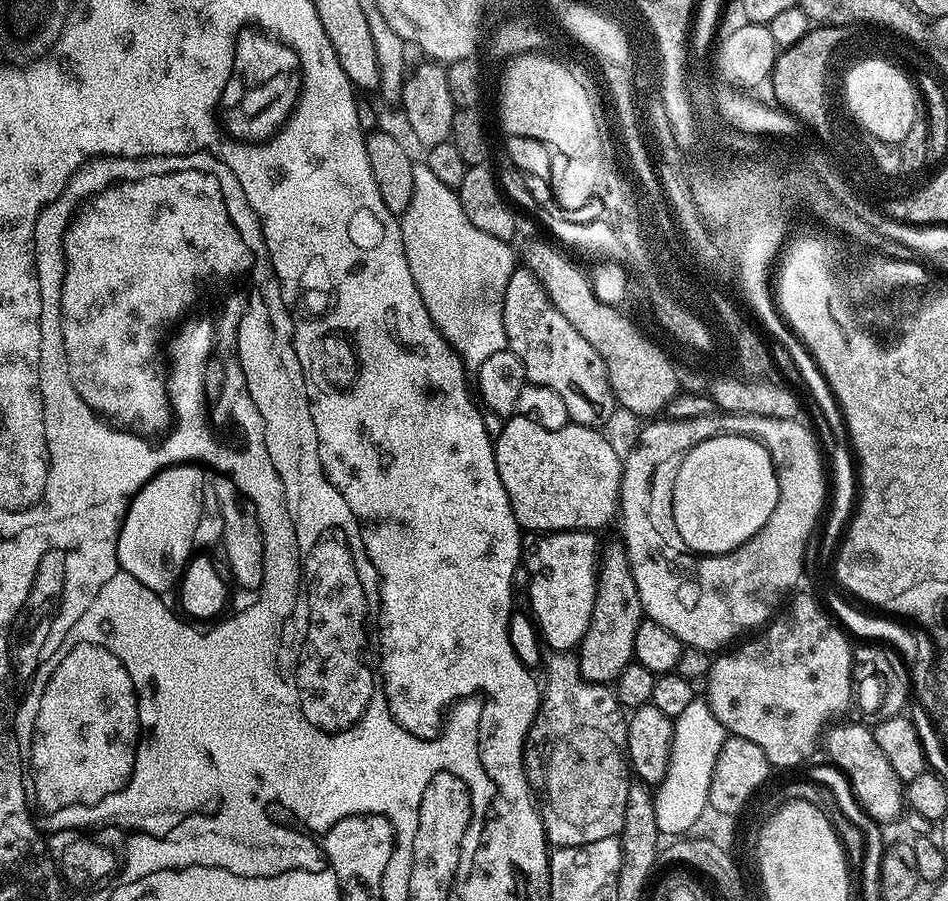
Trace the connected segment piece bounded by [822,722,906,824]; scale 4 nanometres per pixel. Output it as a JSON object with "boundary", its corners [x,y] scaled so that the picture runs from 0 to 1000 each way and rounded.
{"boundary":[[[879,802],[868,814],[867,830],[873,834],[879,850],[887,852],[895,860],[895,870],[899,873],[899,879],[903,882],[908,899],[918,909],[925,910],[928,915],[937,915],[940,910],[949,910],[956,897],[954,886],[956,871],[953,866],[947,863],[947,859],[943,859],[939,846],[935,846],[935,837],[930,837],[930,831],[922,819],[920,808],[915,802],[906,802]]]}

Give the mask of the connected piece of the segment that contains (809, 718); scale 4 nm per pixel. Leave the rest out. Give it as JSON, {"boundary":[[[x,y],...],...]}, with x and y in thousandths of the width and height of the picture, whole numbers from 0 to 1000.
{"boundary":[[[844,661],[835,671],[833,670],[799,705],[803,705],[799,710],[786,709],[776,717],[782,719],[773,718],[756,727],[750,734],[750,741],[745,751],[746,779],[751,785],[751,791],[762,801],[765,814],[787,819],[795,824],[795,828],[804,828],[815,853],[842,851],[860,830],[863,830],[863,822],[871,805],[882,797],[877,795],[892,789],[895,781],[897,786],[901,777],[899,766],[901,719],[900,716],[895,716],[897,710],[890,697],[870,678],[866,667],[864,670],[857,661]]]}

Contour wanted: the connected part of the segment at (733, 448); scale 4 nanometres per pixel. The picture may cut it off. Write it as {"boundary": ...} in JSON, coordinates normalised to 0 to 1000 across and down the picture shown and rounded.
{"boundary":[[[764,481],[745,487],[729,497],[716,518],[709,549],[709,569],[715,593],[735,616],[759,616],[786,604],[800,588],[806,586],[820,560],[820,528],[811,502],[790,484]]]}

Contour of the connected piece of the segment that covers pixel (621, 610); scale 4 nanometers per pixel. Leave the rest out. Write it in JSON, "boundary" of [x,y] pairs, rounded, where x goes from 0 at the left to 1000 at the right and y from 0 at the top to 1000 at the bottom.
{"boundary":[[[650,602],[636,609],[631,622],[629,664],[622,695],[610,720],[610,736],[614,752],[628,759],[645,760],[662,737],[669,733],[669,704],[680,687],[679,674],[673,664],[673,650],[669,650],[669,637],[665,633],[665,619],[657,603]]]}

